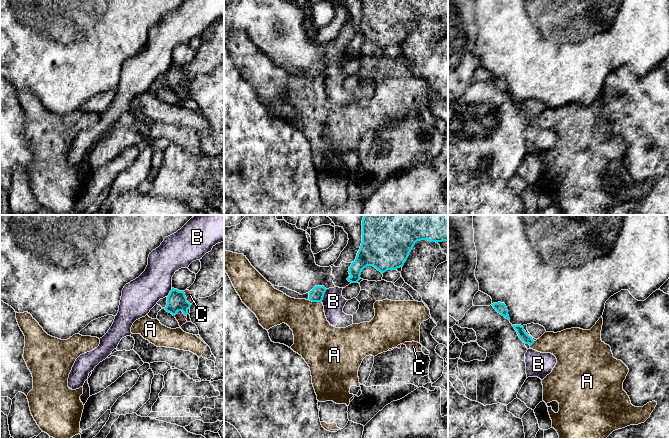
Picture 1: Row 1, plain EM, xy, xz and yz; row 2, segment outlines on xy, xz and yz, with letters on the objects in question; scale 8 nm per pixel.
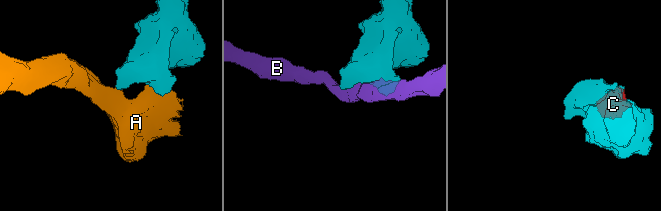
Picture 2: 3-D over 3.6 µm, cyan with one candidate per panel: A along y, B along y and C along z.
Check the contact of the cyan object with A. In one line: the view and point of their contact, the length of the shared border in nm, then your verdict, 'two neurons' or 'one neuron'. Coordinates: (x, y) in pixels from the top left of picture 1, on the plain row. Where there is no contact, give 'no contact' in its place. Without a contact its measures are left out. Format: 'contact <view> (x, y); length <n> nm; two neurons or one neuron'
contact xz (315, 77); length 110 nm; one neuron

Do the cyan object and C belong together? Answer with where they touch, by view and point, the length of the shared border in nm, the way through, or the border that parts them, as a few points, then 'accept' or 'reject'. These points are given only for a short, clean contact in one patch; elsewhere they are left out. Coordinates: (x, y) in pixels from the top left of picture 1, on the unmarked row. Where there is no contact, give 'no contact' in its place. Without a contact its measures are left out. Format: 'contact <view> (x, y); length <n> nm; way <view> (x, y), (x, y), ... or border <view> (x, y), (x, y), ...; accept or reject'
contact xy (186, 74); length 130 nm; border xy (183, 67), (186, 75), (191, 80); reject

